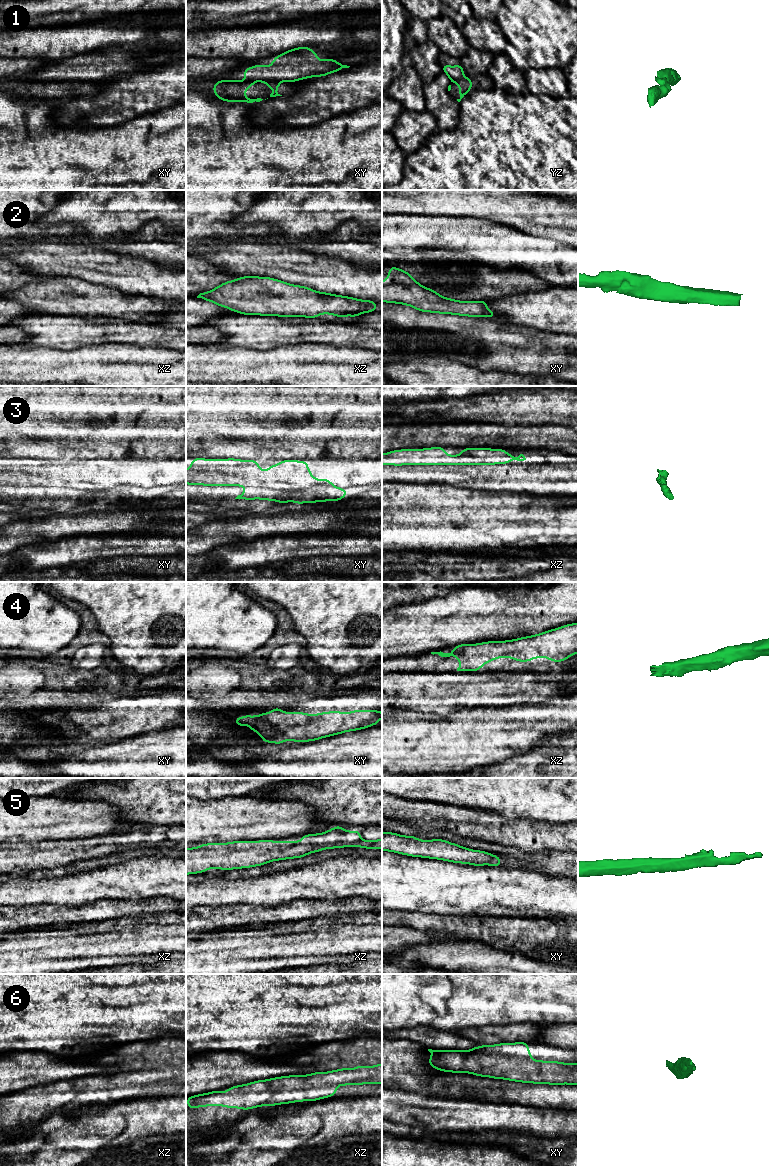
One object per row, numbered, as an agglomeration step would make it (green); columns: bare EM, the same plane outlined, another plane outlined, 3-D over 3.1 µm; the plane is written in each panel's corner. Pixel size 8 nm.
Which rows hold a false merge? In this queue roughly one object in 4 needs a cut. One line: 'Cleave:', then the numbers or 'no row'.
Cleave: 1

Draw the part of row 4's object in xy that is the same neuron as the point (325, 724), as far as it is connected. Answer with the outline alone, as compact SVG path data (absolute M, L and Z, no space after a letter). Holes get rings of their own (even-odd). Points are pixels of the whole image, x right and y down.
M277 706L256 716L243 715L233 721L237 726L248 725L263 739L263 743L285 741L305 743L321 738L378 725L382 712L378 710L330 711L319 714L283 712Z

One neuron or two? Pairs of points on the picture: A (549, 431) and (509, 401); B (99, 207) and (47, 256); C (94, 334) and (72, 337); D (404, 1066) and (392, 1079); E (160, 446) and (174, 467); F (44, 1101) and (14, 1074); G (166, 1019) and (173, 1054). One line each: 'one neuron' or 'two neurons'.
A: two neurons
B: two neurons
C: one neuron
D: one neuron
E: one neuron
F: two neurons
G: two neurons

